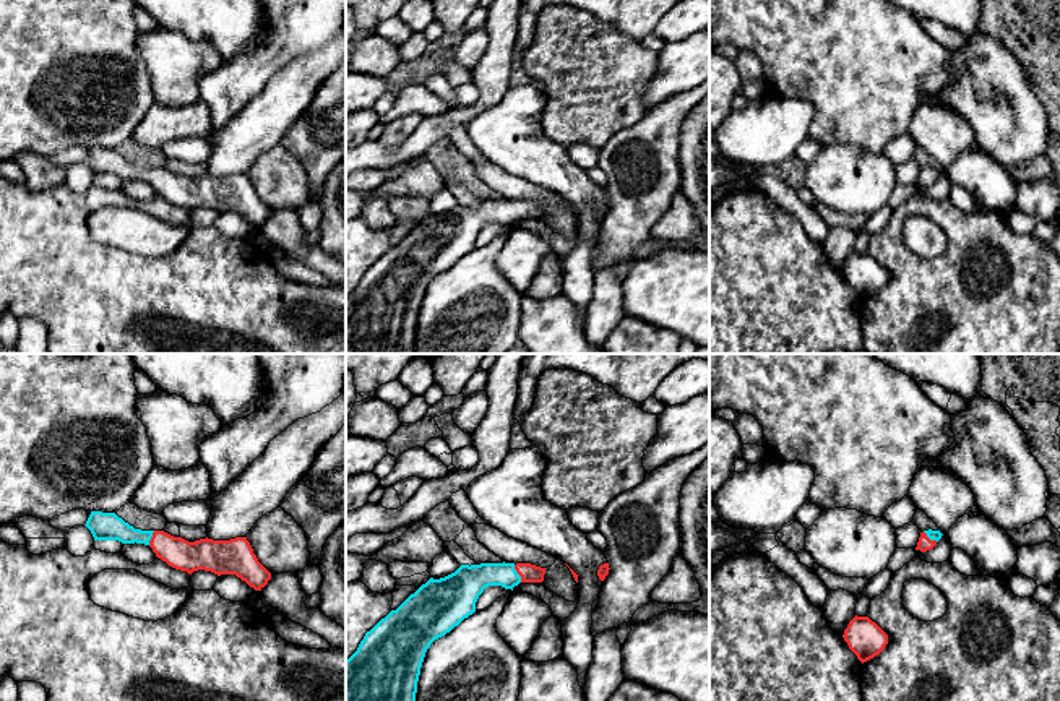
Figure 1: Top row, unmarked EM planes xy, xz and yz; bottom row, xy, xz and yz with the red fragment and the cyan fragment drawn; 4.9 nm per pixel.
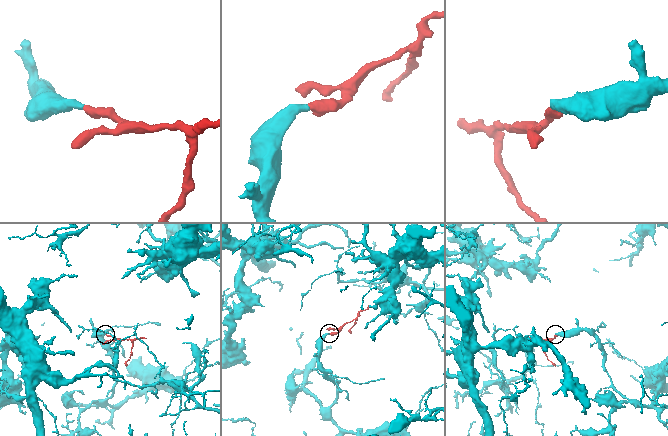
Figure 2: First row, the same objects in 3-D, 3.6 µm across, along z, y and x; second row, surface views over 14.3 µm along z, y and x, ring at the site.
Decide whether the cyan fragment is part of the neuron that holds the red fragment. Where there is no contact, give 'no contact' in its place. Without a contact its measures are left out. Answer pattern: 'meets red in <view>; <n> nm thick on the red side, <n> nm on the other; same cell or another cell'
meets red in xz; 100 nm thick on the red side, 170 nm on the other; same cell

